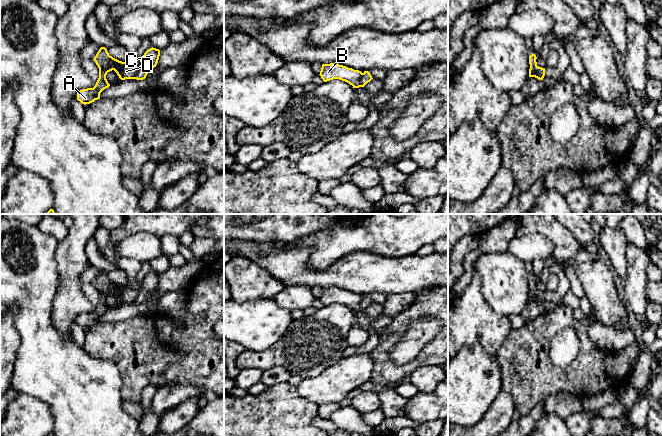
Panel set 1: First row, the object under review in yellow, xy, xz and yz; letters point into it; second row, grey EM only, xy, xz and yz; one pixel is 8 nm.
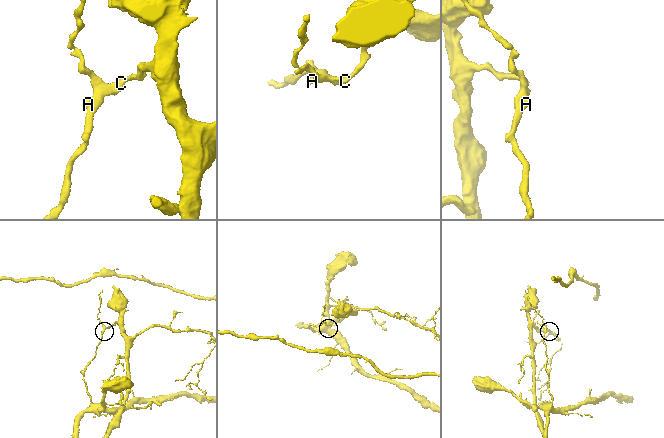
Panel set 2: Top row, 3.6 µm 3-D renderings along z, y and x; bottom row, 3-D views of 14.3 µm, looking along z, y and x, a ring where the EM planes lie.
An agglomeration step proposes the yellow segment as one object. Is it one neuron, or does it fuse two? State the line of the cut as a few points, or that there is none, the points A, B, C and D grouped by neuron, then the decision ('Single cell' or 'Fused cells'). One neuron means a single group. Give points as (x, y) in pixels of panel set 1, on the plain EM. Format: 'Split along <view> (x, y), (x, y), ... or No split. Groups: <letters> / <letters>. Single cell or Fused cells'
Split along xz (362, 297), (360, 310). Groups: A B D / C. Fused cells

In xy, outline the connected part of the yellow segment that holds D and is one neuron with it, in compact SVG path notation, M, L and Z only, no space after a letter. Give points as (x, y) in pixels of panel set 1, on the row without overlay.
M105 271L99 273L93 284L99 292L99 302L93 312L82 313L77 316L77 324L84 329L100 323L100 317L110 310L106 303L108 296L114 294L121 304L135 303L138 296L138 291L130 284L122 286L113 282Z

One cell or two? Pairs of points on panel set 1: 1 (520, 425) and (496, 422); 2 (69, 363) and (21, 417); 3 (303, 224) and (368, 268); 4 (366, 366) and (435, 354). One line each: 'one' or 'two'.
1: two
2: two
3: two
4: two

